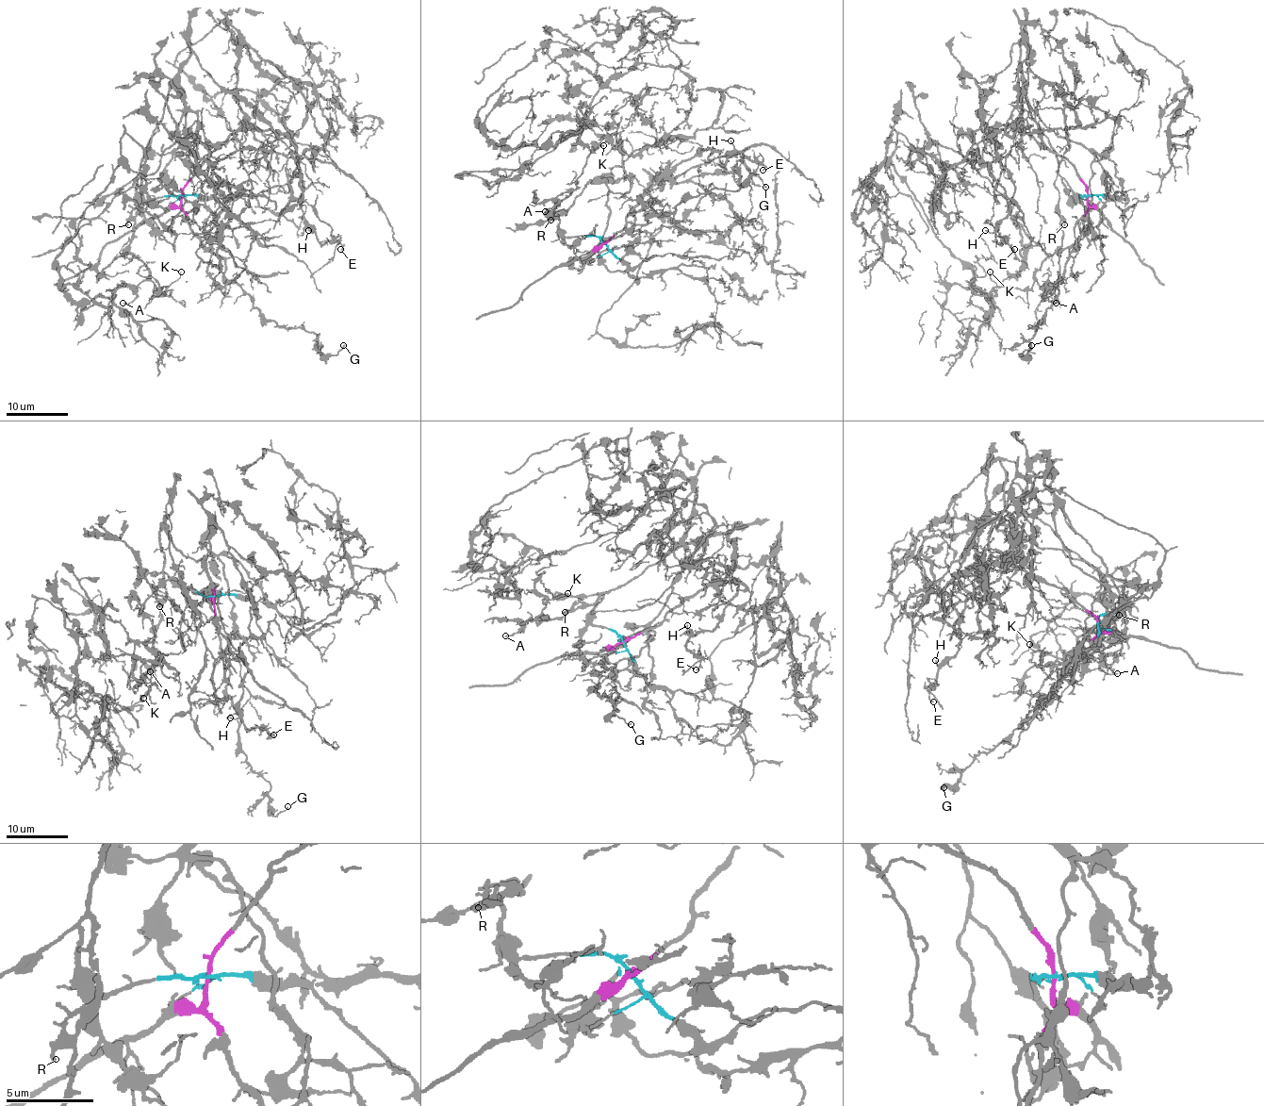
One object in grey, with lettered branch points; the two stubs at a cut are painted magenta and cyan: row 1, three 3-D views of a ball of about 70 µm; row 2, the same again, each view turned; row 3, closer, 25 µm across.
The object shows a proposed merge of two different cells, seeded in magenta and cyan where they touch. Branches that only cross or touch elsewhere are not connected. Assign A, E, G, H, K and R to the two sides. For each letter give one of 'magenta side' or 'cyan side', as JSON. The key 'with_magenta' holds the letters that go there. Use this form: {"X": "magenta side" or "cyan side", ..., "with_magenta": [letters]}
{"A": "cyan side", "E": "magenta side", "G": "magenta side", "H": "magenta side", "K": "cyan side", "R": "cyan side", "with_magenta": ["E", "G", "H"]}

